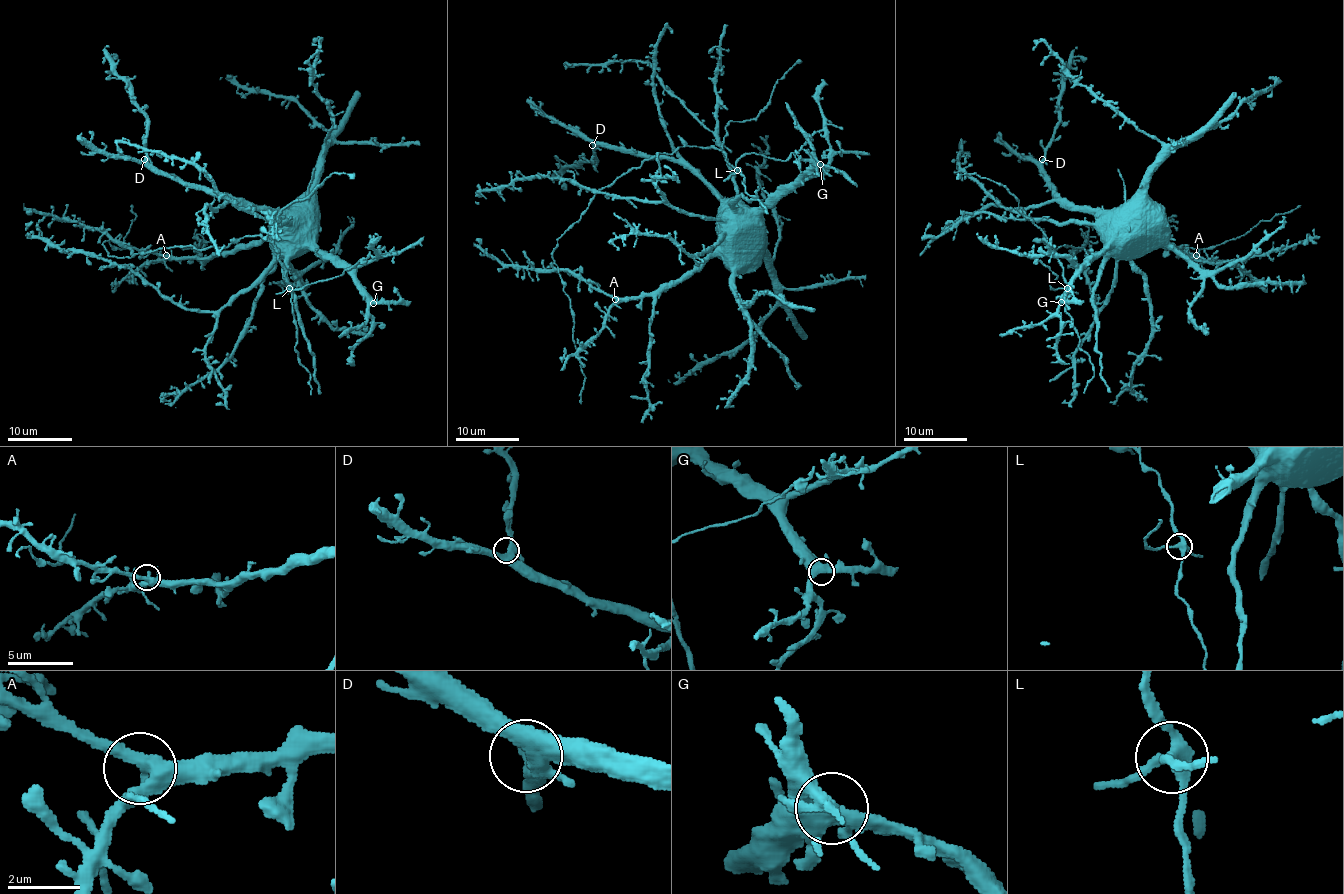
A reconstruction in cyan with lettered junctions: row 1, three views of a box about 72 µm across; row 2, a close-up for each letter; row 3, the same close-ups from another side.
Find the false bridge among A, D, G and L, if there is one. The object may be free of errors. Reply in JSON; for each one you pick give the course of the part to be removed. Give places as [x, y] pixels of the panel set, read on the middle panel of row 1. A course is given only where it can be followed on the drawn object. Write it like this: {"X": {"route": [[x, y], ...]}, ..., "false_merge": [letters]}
{"L": {"route": [[737, 170], [736, 162], [751, 153], [785, 160], [817, 132]]}, "false_merge": ["L"]}

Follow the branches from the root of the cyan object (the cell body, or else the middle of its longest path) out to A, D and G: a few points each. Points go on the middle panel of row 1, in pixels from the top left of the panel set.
A: (799, 183), (782, 186), (740, 227), (677, 280), (664, 283), (651, 292), (615, 299)
D: (799, 183), (780, 186), (758, 207), (745, 208), (732, 200), (721, 200), (678, 162), (592, 145)
G: (799, 183), (820, 164)

